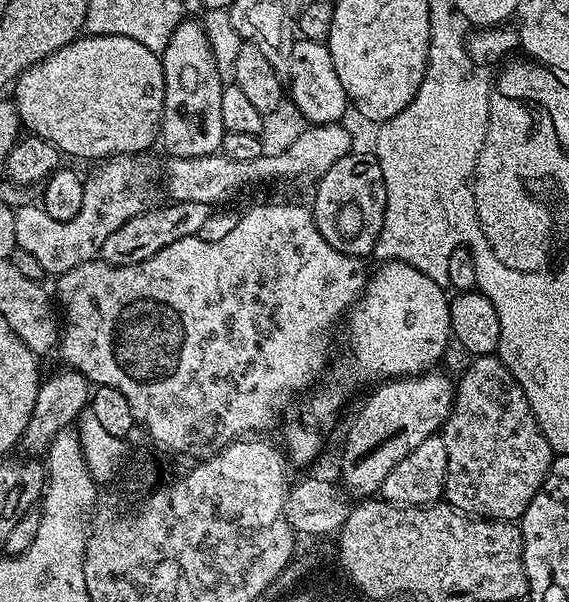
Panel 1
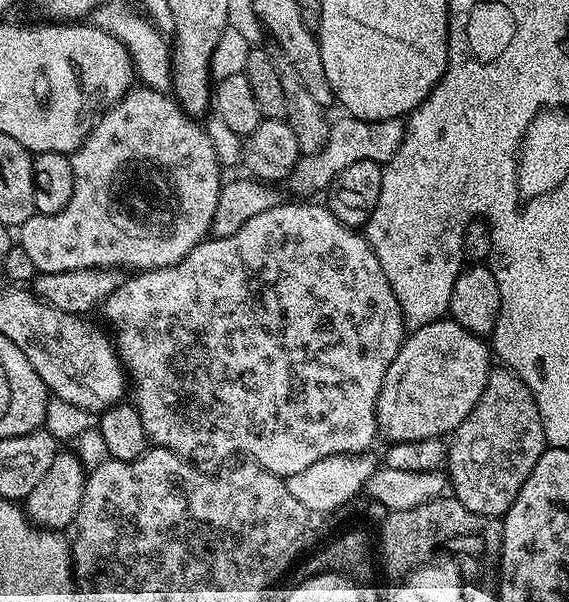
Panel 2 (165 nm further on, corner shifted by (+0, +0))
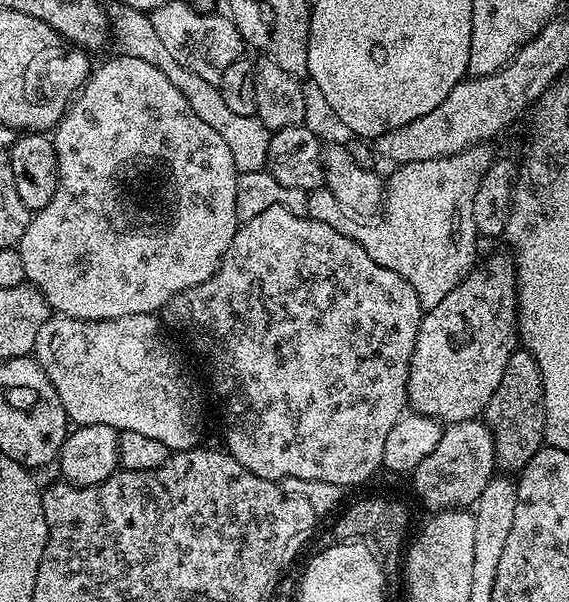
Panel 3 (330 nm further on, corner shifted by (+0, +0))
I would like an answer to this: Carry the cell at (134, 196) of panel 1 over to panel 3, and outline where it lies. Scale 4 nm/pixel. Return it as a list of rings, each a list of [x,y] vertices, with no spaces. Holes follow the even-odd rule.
[[[119,54],[113,57],[113,60],[93,67],[88,81],[76,93],[51,133],[50,139],[58,158],[58,190],[54,190],[54,198],[46,202],[44,209],[33,215],[18,245],[22,263],[26,265],[27,283],[33,284],[44,295],[53,313],[79,320],[117,320],[126,318],[126,314],[159,313],[174,294],[190,290],[190,286],[198,286],[216,273],[238,227],[235,214],[238,173],[225,140],[207,122],[202,122],[194,110],[190,110],[190,102],[182,98],[181,92],[171,84],[166,74],[162,74],[162,70],[158,70],[158,66],[150,66],[150,62],[142,62],[142,58]]]

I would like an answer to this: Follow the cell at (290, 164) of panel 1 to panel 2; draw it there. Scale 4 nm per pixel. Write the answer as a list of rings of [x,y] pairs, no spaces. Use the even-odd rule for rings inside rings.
[[[345,115],[344,120],[340,120],[331,125],[328,129],[326,146],[322,146],[320,152],[315,152],[309,156],[301,155],[299,162],[294,166],[294,170],[288,175],[286,187],[293,192],[296,198],[312,198],[315,192],[323,193],[333,178],[346,166],[354,166],[354,162],[359,160],[372,160],[378,165],[385,165],[388,160],[394,158],[394,154],[402,146],[406,124],[403,119],[395,120],[386,118],[385,120],[359,120],[356,116]]]

